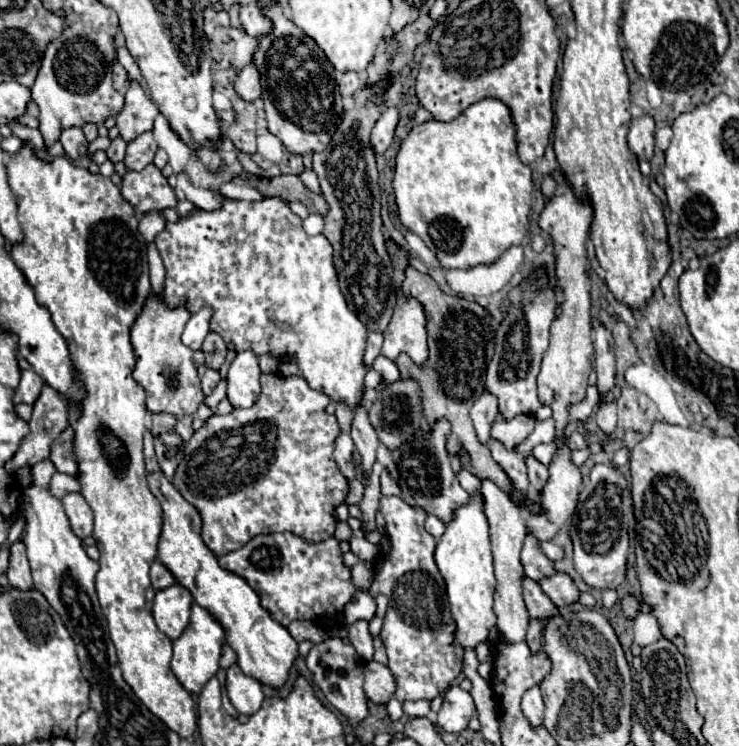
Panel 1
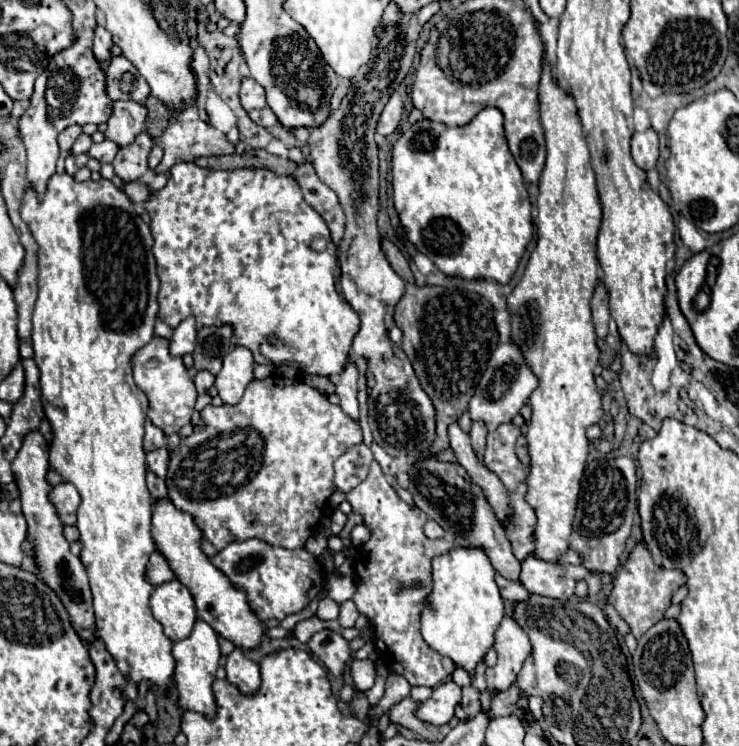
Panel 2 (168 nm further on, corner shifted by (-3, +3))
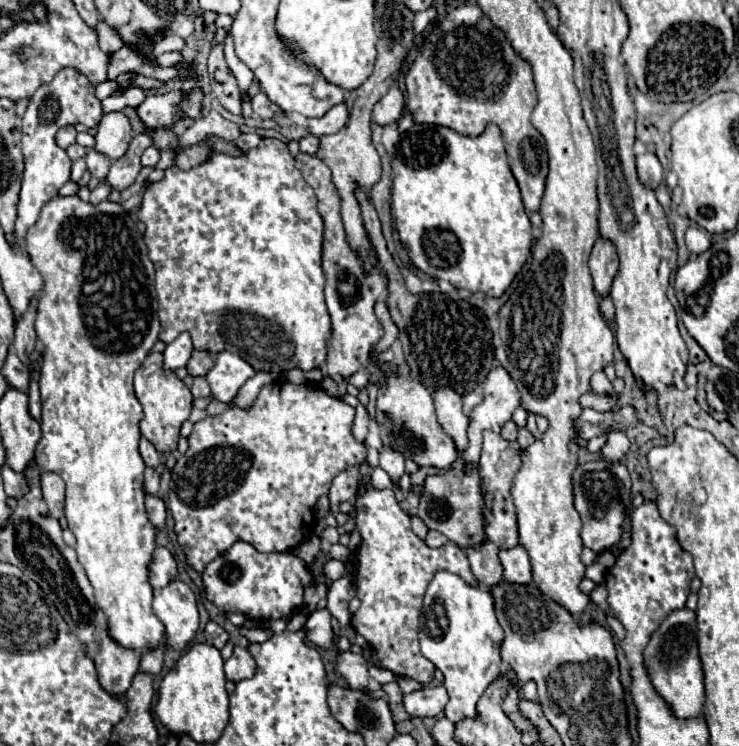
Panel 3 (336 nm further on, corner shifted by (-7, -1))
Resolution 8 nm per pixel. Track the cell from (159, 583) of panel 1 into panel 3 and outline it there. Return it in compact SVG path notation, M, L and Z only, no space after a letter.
M158 546L152 552L152 562L148 566L148 580L152 584L152 588L164 588L166 584L170 584L176 578L176 562L172 558L172 554Z

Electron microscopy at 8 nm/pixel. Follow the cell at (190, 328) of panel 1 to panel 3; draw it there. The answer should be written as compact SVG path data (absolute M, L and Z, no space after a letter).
M188 332L180 334L172 344L166 346L164 350L164 368L166 370L178 370L184 368L186 362L192 356L192 340L188 336Z

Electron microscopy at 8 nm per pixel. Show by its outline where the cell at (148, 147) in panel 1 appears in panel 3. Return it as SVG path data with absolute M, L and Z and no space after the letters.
M136 134L126 150L126 154L118 160L112 162L112 168L106 176L106 182L112 190L126 190L138 176L138 172L142 170L142 164L140 164L140 156L142 152L152 146L152 138L148 134Z

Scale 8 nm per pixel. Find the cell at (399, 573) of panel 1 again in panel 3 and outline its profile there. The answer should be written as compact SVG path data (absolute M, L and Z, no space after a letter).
M366 486L354 502L356 526L362 534L362 544L356 552L356 596L360 608L352 616L350 626L356 634L362 634L372 646L380 666L396 676L408 676L420 684L428 684L434 678L434 664L426 660L418 644L420 608L426 586L438 570L448 570L464 578L466 584L478 586L480 582L470 572L466 554L452 542L442 548L428 548L410 528L410 516L400 508L394 490L376 490Z

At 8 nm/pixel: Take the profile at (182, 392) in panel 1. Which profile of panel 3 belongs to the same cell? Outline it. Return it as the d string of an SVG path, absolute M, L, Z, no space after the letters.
M150 352L144 360L144 364L136 370L134 376L134 394L138 402L142 404L144 418L140 420L140 434L154 444L158 452L172 452L178 446L180 438L180 426L184 420L188 420L192 410L192 394L190 390L176 378L172 370L162 368L162 354Z

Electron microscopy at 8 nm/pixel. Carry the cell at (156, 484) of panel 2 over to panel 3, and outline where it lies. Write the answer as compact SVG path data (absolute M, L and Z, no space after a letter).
M146 496L144 504L146 504L146 512L148 512L150 524L154 528L164 526L164 520L166 520L166 506L164 506L164 502L158 496Z

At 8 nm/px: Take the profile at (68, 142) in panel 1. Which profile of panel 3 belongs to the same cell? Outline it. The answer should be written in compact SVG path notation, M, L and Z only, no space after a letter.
M64 126L64 128L60 128L60 130L56 132L56 144L58 144L60 148L68 148L70 144L74 144L74 140L76 140L76 130L74 130L74 126Z

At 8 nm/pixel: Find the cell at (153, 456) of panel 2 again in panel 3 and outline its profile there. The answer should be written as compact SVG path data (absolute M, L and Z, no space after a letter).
M146 468L144 470L144 494L158 494L158 486L160 486L160 476L154 468Z

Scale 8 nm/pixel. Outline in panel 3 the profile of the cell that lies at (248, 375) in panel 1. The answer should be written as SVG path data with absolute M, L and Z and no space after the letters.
M218 352L212 370L204 378L208 380L212 396L216 400L230 402L240 390L240 386L254 374L254 368L246 360L240 360L240 356L230 352Z

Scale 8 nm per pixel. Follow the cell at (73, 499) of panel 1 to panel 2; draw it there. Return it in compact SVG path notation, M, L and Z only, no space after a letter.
M70 482L58 484L52 490L52 502L56 504L56 510L60 512L60 520L64 520L66 526L76 526L76 512L80 506L80 494Z

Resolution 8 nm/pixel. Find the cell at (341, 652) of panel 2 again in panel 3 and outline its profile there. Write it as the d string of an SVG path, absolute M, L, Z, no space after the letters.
M322 608L322 610L310 612L306 620L306 638L324 650L334 648L334 632L330 626L330 618L332 618L330 612Z

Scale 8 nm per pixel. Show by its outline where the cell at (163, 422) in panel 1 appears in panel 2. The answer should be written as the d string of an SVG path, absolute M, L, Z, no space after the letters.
M146 422L146 436L144 436L144 450L150 452L152 448L160 448L166 444L166 434L154 426L152 422Z

